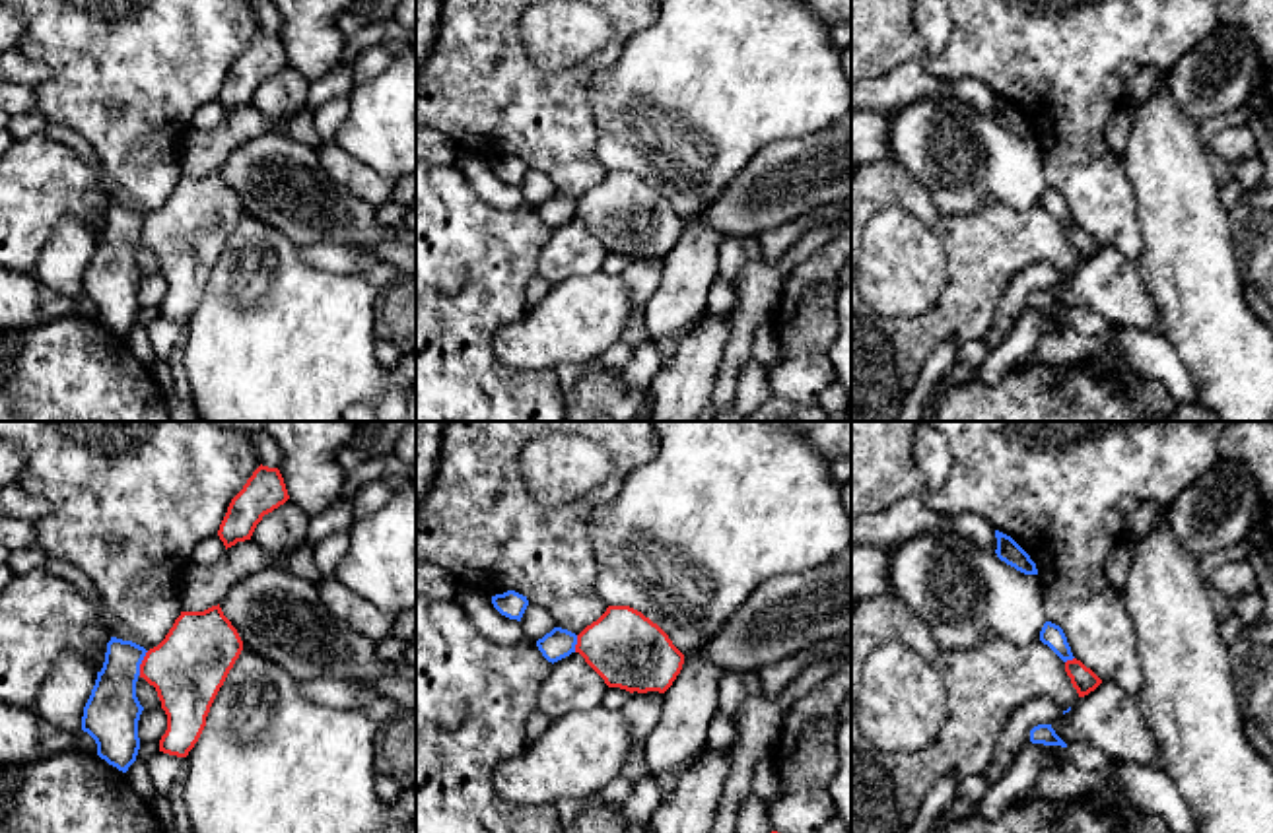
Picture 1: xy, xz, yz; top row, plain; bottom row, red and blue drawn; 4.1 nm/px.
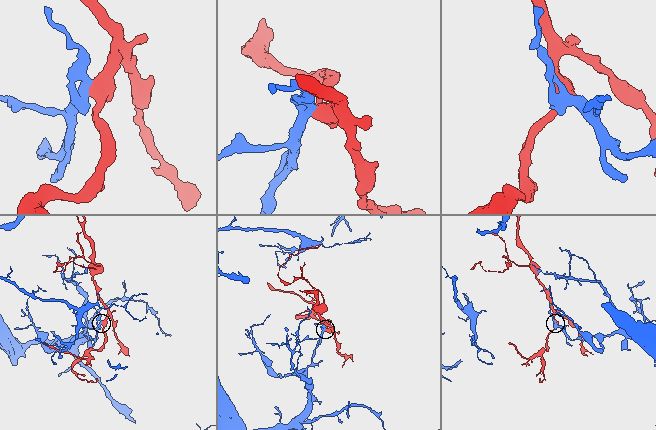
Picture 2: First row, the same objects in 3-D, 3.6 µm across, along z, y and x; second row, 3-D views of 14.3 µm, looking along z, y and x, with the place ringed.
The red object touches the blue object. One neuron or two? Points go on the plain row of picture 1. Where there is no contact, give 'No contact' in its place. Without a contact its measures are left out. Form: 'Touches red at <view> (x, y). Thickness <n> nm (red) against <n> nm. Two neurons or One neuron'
Touches red at xy (142, 228). Thickness 320 nm (red) against 220 nm. Two neurons

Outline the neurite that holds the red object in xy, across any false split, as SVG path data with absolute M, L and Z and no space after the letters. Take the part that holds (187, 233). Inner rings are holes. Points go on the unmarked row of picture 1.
M218 169L181 177L165 204L146 217L140 243L155 252L167 280L159 317L189 320L241 216L243 206Z

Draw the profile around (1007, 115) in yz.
M995 95L995 103L997 103L995 118L1001 126L1005 126L1007 130L1015 132L1024 140L1038 140L1036 128L1011 101Z

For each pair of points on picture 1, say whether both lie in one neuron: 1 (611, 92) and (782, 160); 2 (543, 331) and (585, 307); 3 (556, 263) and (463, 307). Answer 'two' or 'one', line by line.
1: two
2: one
3: two

